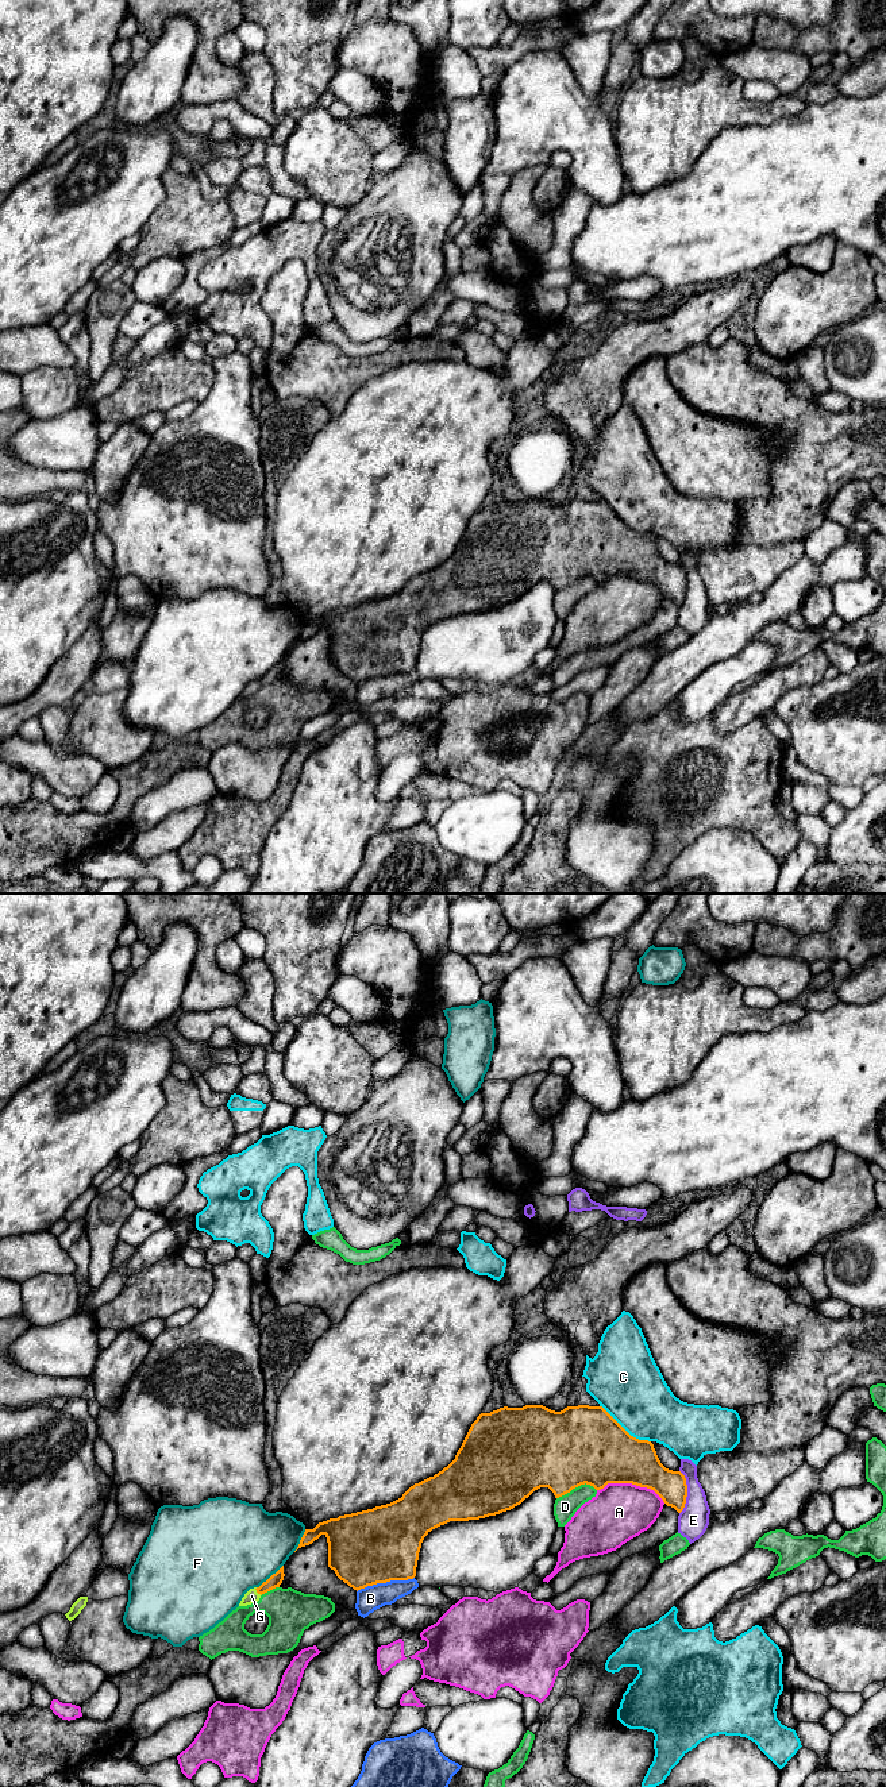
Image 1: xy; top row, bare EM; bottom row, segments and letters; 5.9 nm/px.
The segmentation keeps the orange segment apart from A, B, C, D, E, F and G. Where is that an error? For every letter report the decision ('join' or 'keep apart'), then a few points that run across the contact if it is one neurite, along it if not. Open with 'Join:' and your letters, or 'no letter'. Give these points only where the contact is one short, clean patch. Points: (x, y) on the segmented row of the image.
Join: G
A: keep apart
B: keep apart
C: keep apart
D: keep apart
E: keep apart
F: keep apart
G: join; line xy (276, 1579), (257, 1591), (251, 1596)

